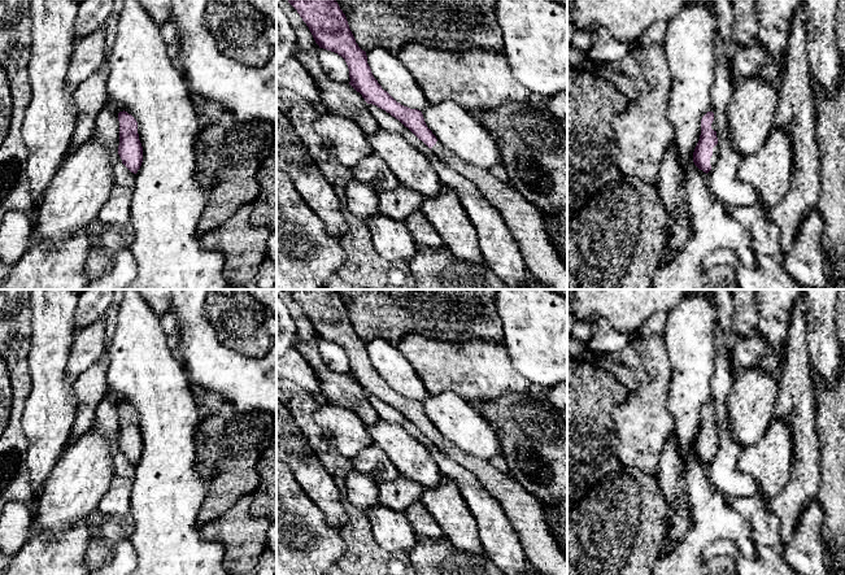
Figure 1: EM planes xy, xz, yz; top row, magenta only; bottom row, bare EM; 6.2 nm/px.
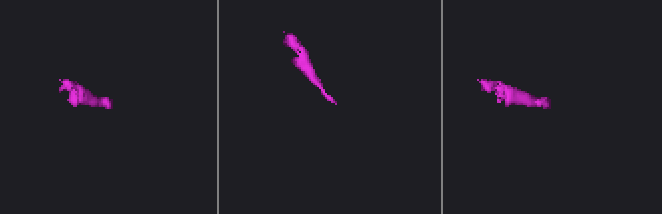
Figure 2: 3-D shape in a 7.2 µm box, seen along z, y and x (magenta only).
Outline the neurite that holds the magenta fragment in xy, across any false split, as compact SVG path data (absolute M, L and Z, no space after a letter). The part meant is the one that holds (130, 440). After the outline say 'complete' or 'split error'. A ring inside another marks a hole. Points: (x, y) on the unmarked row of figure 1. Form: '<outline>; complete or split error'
M127 402L118 404L119 411L119 436L118 445L122 454L134 465L141 457L143 453L143 437L139 431L138 413Z; complete

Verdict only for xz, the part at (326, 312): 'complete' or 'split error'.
split error

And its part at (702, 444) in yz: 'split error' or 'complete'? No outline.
split error

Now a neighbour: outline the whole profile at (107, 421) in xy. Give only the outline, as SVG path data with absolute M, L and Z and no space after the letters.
M109 389L106 396L96 409L93 427L100 435L104 435L110 443L110 453L113 458L116 475L134 479L135 465L131 463L123 454L118 445L119 436L119 411L118 404L123 402L121 396Z

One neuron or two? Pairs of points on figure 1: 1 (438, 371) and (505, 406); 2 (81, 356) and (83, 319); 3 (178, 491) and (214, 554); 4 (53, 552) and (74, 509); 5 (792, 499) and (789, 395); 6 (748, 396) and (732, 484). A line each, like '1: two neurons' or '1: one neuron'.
1: two neurons
2: two neurons
3: one neuron
4: two neurons
5: one neuron
6: two neurons

